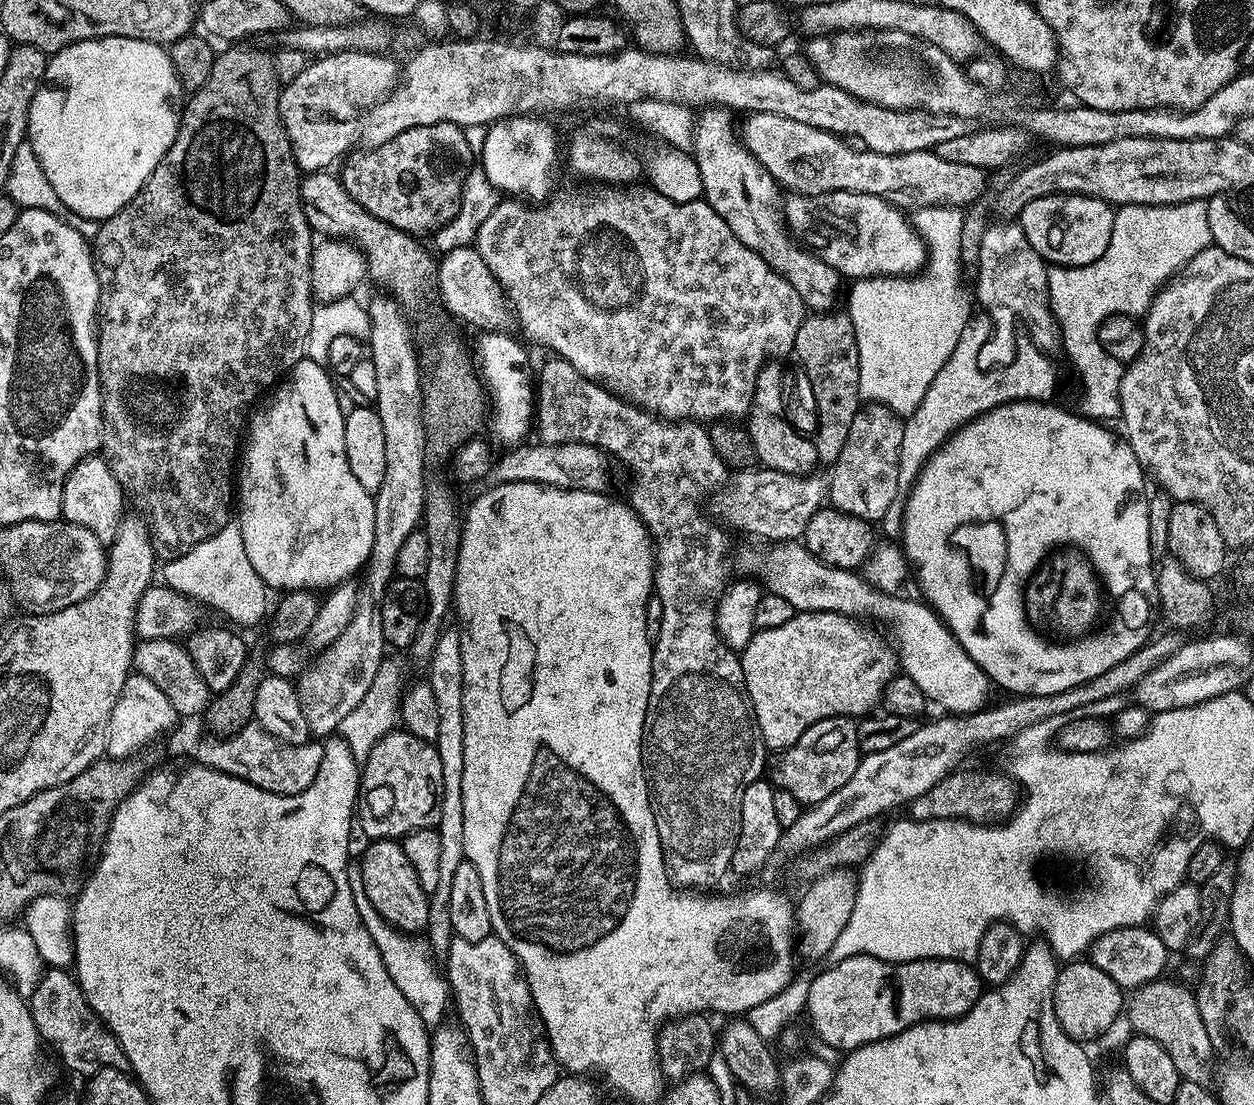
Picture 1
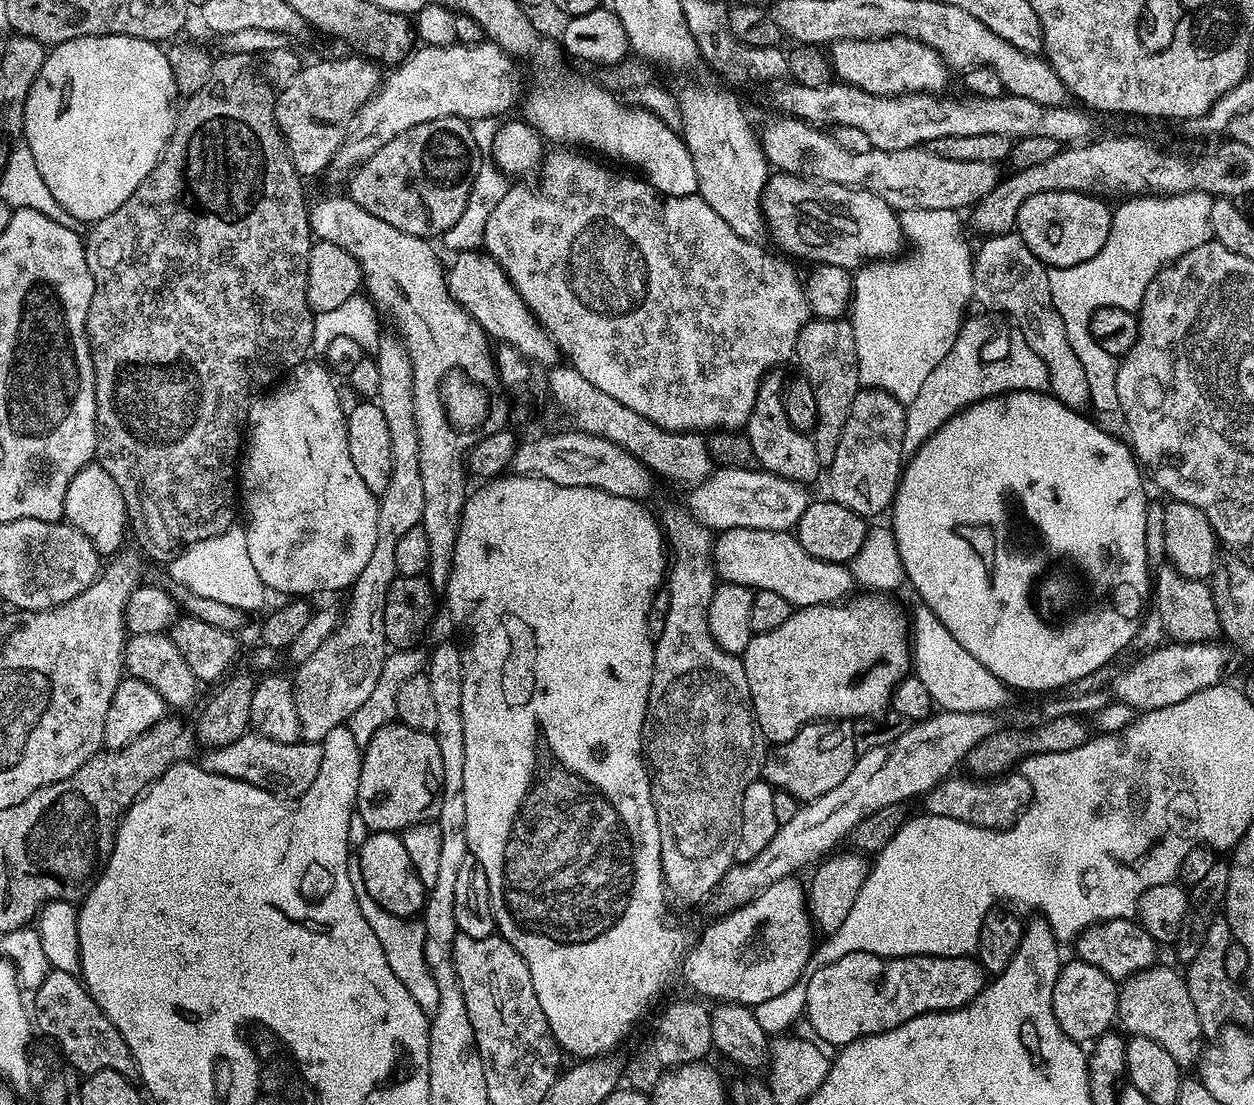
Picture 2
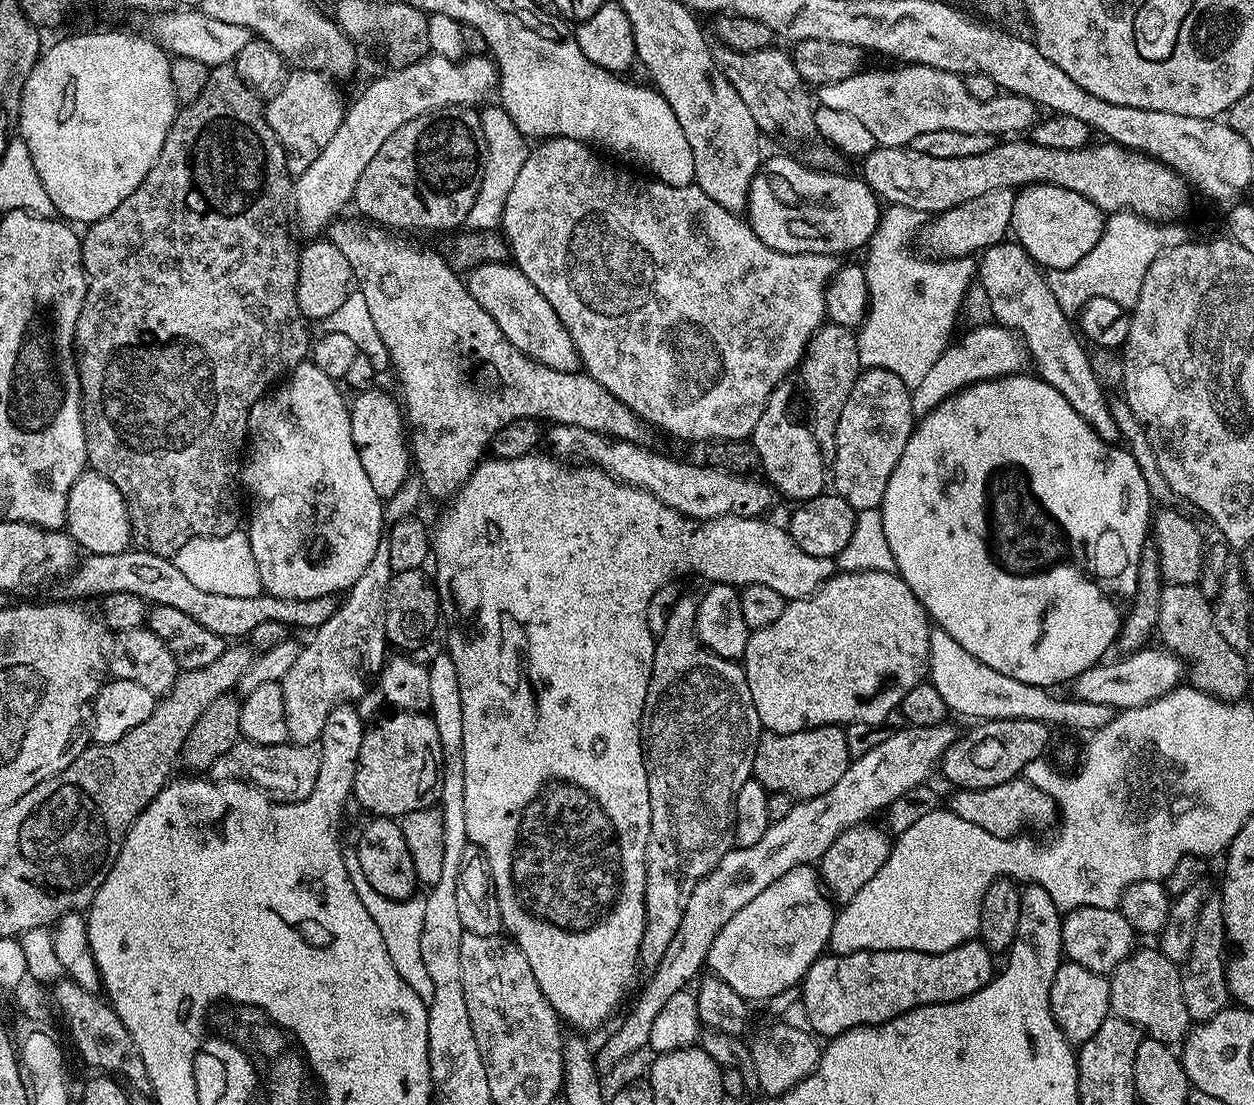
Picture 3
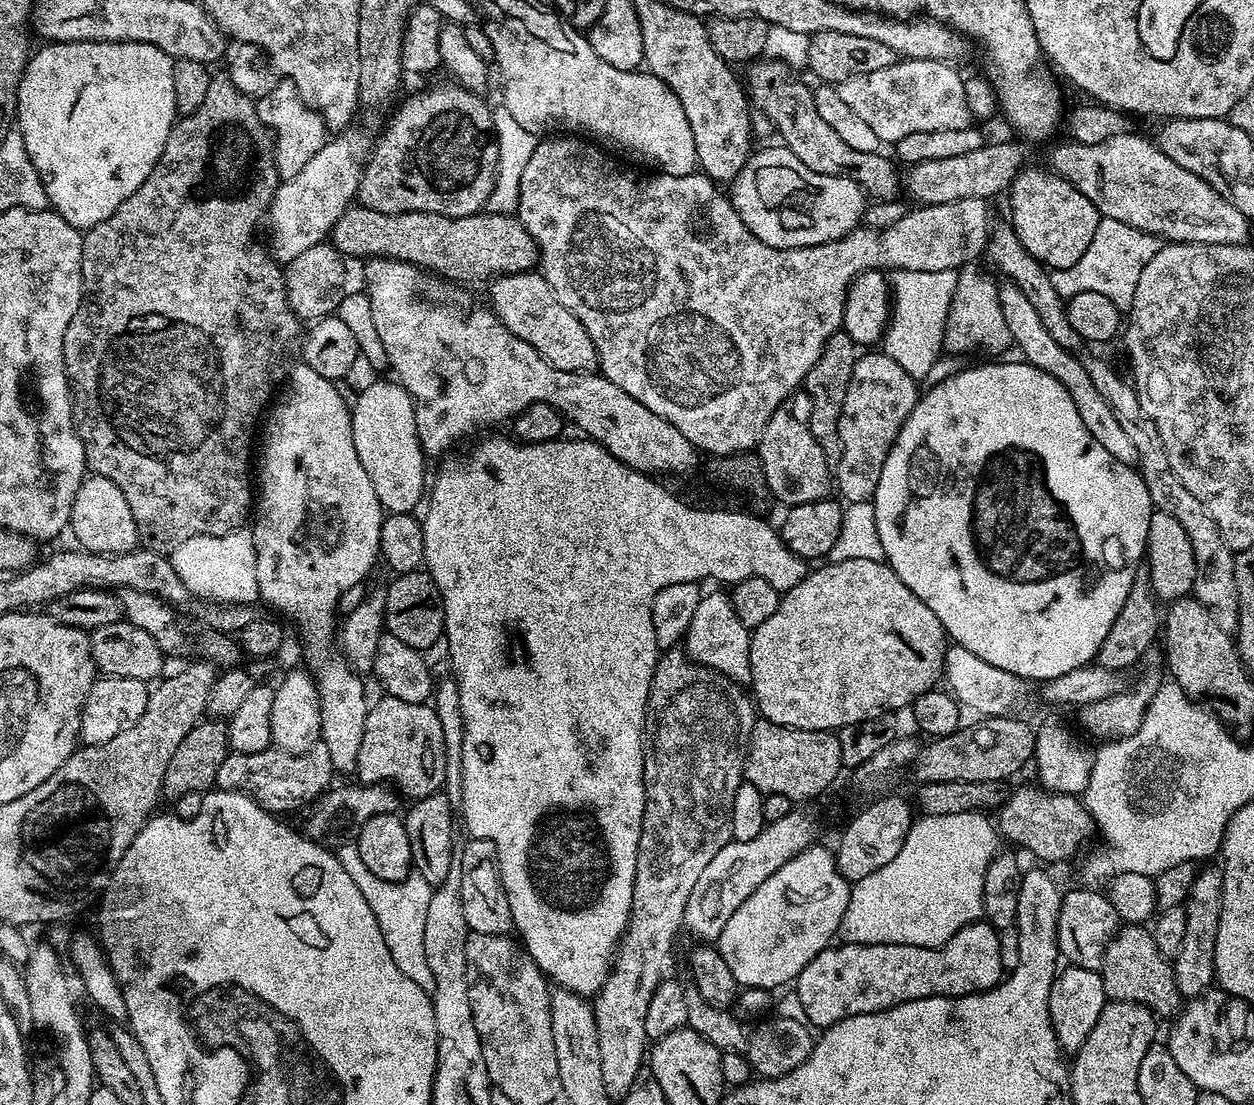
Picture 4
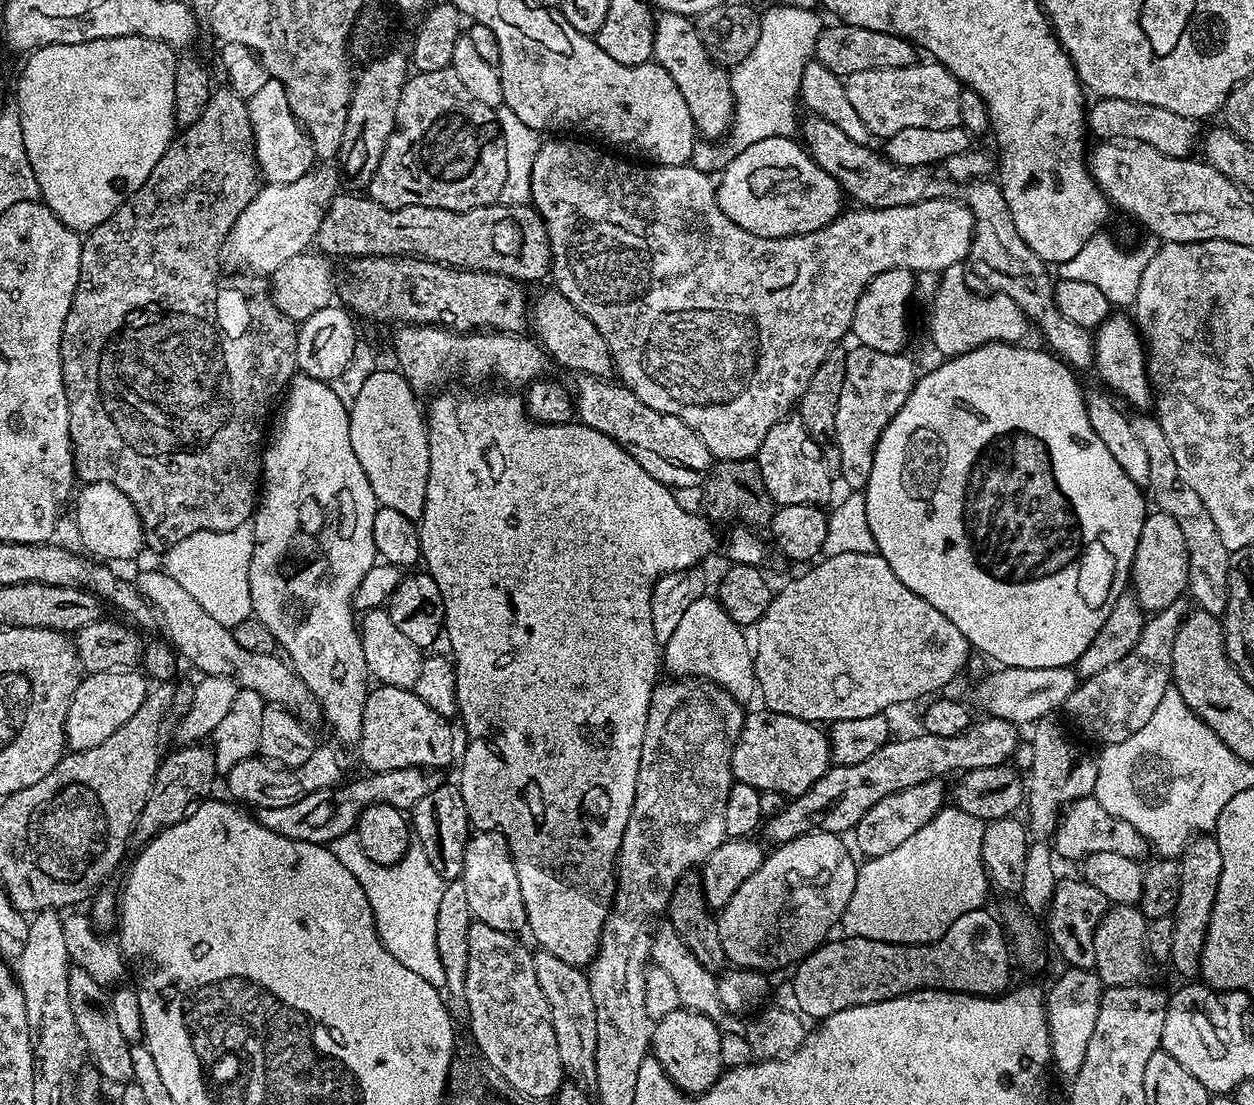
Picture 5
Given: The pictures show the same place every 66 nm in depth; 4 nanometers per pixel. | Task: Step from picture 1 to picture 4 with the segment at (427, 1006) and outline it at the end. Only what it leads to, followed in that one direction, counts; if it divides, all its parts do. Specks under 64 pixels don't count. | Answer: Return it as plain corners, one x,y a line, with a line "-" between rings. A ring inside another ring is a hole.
352,842
341,843
338,855
346,874
350,874
358,890
362,890
362,898
370,902
370,910
374,910
374,918
378,918
382,938
398,970
402,970
406,978
411,978
416,985
422,986
422,990
431,994
434,990
434,973
430,970
430,962
426,962
424,930
426,910
430,910
434,886
419,874
409,874
398,882
386,882
382,878
376,878
374,874
370,874
370,870
366,870
366,862
362,862
356,845

